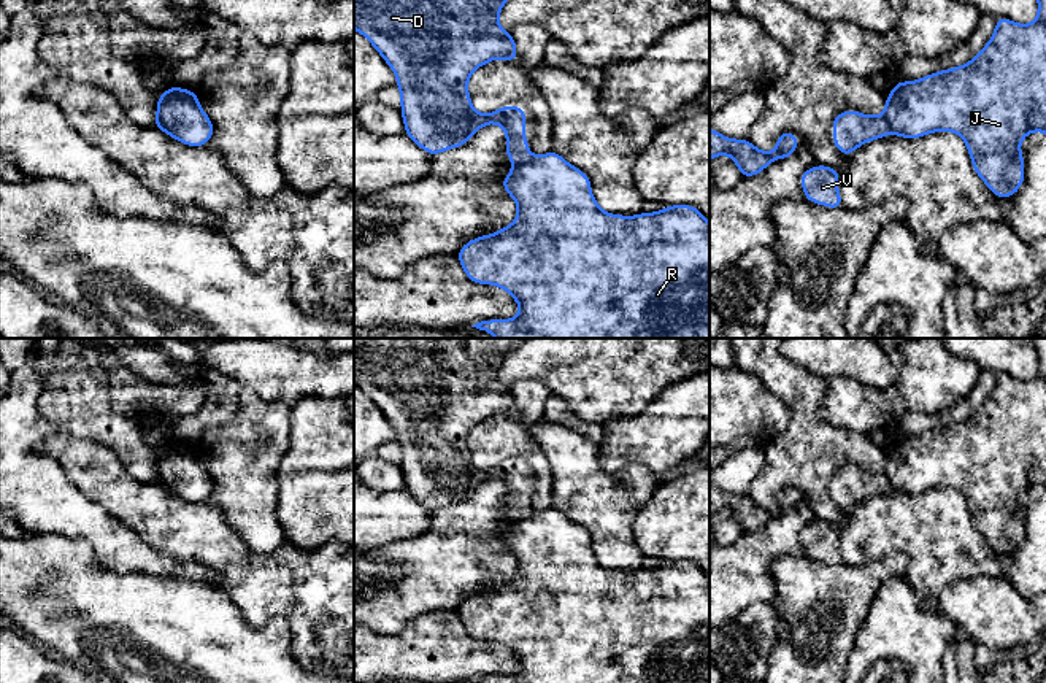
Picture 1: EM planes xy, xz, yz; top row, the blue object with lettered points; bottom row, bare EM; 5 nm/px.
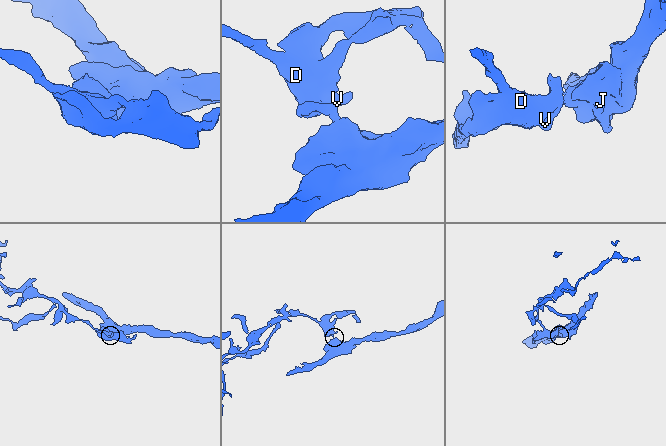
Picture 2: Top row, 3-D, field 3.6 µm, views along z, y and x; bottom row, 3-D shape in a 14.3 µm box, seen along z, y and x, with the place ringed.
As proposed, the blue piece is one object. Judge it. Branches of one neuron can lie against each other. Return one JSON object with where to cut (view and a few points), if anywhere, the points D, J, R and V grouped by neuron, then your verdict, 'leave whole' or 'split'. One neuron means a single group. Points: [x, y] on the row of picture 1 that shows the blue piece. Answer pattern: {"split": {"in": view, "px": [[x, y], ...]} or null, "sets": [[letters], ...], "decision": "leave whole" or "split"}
{"split": {"in": "yz", "px": [[883, 115], [891, 132]]}, "sets": [["D", "V"], ["J", "R"]], "decision": "split"}

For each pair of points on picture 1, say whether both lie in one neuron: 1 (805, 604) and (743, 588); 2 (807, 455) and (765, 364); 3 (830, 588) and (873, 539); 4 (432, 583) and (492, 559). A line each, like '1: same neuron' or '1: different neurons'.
1: different neurons
2: same neuron
3: different neurons
4: same neuron

